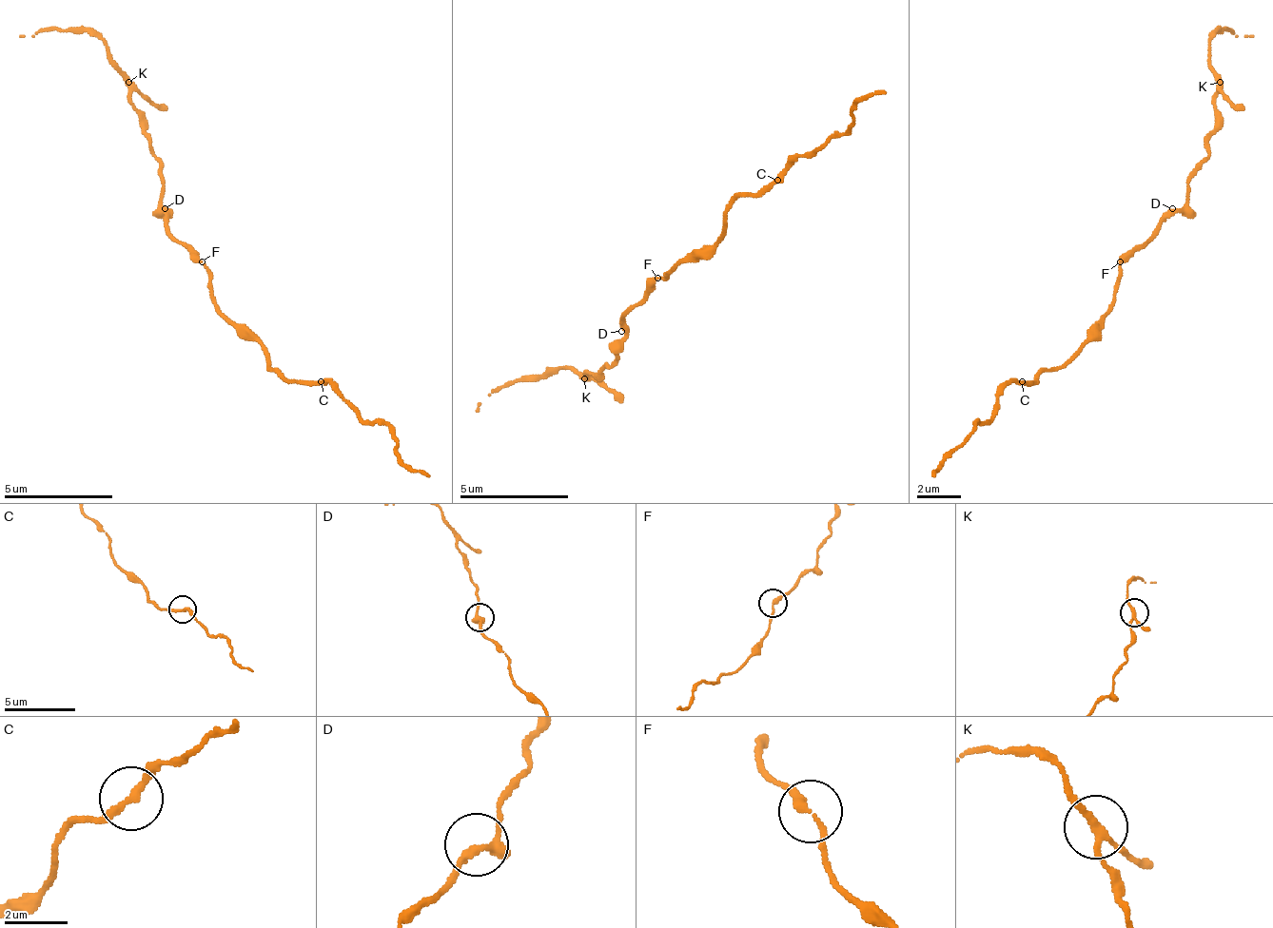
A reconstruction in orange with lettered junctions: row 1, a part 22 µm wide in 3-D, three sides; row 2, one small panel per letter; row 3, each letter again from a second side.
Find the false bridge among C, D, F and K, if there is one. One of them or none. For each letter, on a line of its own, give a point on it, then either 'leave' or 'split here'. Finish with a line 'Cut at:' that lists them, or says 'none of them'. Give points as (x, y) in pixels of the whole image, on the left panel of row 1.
C: place (321, 381); leave
D: place (165, 208); leave
F: place (202, 261); leave
K: place (128, 82); leave
Cut at: none of them

